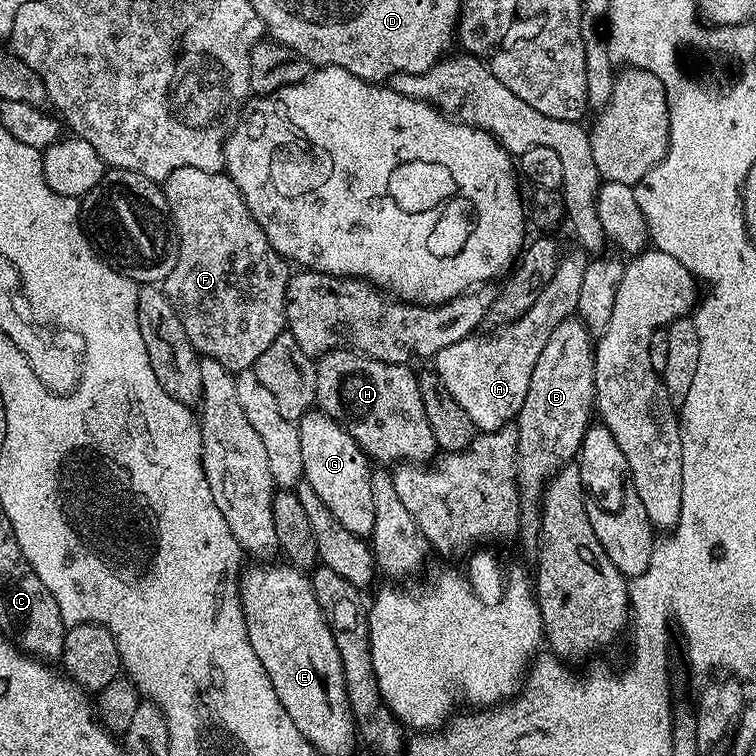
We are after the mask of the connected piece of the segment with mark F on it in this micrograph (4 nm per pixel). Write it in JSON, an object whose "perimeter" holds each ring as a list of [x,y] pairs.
{"perimeter":[[[182,166],[182,170],[174,170],[165,178],[162,187],[172,215],[172,227],[176,233],[176,261],[174,270],[170,270],[168,277],[162,281],[164,296],[170,302],[170,306],[174,306],[182,322],[182,330],[186,330],[186,338],[190,338],[190,342],[196,347],[201,357],[218,362],[227,372],[233,374],[247,372],[256,365],[259,356],[266,351],[266,346],[270,346],[270,342],[274,342],[274,338],[278,338],[278,334],[285,331],[284,307],[286,306],[286,286],[290,275],[289,261],[276,253],[270,238],[266,238],[262,226],[258,226],[254,214],[250,214],[238,186],[223,171],[207,172],[206,170],[194,170],[194,166]]]}

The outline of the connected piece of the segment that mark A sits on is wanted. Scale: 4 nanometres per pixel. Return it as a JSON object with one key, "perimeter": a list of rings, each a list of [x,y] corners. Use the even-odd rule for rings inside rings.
{"perimeter":[[[575,251],[563,253],[554,278],[550,278],[546,290],[542,290],[538,302],[534,302],[526,314],[489,331],[492,332],[489,336],[473,334],[462,342],[454,342],[454,346],[446,346],[434,357],[434,371],[446,390],[450,390],[450,398],[466,410],[480,432],[493,432],[515,421],[522,402],[526,402],[526,390],[530,390],[530,374],[534,374],[538,354],[542,354],[554,326],[576,312],[582,274],[586,274],[589,257],[583,251]]]}

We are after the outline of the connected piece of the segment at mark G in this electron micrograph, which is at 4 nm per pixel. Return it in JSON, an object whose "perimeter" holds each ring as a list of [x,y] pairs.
{"perimeter":[[[319,410],[306,413],[296,424],[296,429],[302,441],[304,479],[314,486],[318,498],[326,502],[330,514],[334,514],[334,518],[338,518],[350,534],[371,537],[374,530],[374,494],[370,491],[373,469],[364,451],[354,442],[354,438],[350,438],[350,434],[346,434],[341,424]]]}

